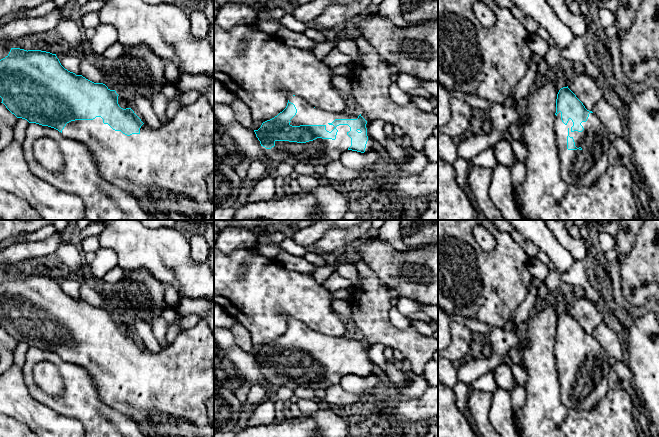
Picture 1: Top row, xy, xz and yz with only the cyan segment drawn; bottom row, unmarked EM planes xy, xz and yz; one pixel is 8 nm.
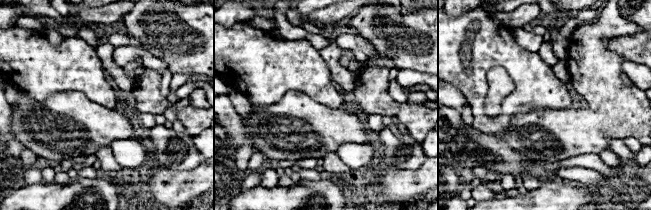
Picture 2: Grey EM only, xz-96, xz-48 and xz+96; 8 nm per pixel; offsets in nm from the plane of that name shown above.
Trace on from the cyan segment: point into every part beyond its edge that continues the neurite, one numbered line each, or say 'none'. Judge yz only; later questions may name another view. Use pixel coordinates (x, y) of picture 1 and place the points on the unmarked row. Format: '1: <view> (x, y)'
1: yz (583, 391)

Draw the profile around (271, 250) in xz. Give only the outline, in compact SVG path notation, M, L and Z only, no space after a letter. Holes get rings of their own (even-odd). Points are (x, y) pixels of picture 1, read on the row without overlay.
M286 237L281 243L257 244L256 250L263 256L275 259L281 250L299 257L307 253L305 248L298 245L292 238Z

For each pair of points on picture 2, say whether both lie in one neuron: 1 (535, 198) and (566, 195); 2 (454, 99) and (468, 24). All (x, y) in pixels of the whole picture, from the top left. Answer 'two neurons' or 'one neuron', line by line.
1: one neuron
2: two neurons

